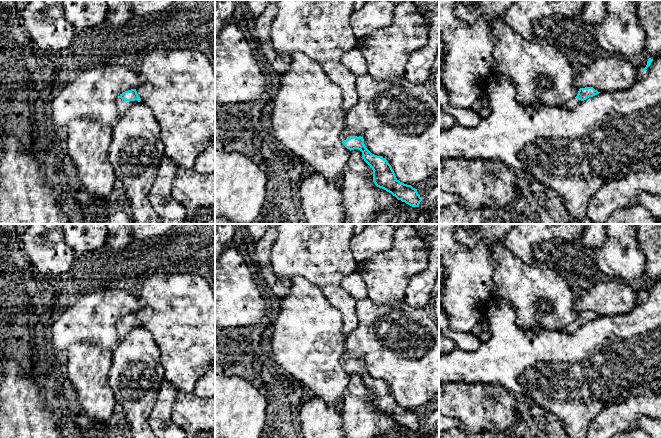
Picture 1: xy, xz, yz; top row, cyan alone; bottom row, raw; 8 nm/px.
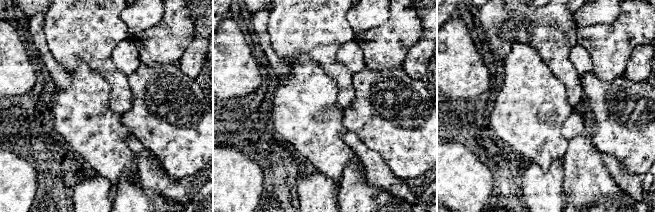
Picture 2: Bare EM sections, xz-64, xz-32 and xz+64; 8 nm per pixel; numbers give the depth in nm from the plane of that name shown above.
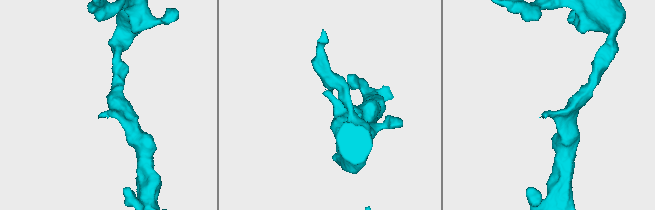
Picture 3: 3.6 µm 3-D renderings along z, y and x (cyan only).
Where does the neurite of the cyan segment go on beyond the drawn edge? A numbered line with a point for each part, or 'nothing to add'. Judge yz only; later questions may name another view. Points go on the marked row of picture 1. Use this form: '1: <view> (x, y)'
1: yz (571, 104)

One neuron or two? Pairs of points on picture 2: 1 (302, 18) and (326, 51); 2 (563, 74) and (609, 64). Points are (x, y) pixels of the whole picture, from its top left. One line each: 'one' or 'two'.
1: one
2: two

